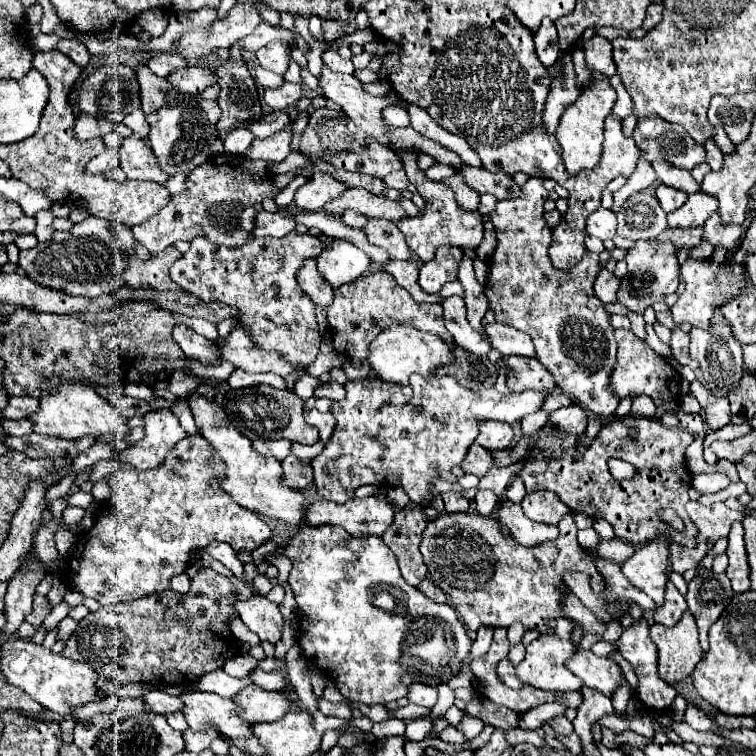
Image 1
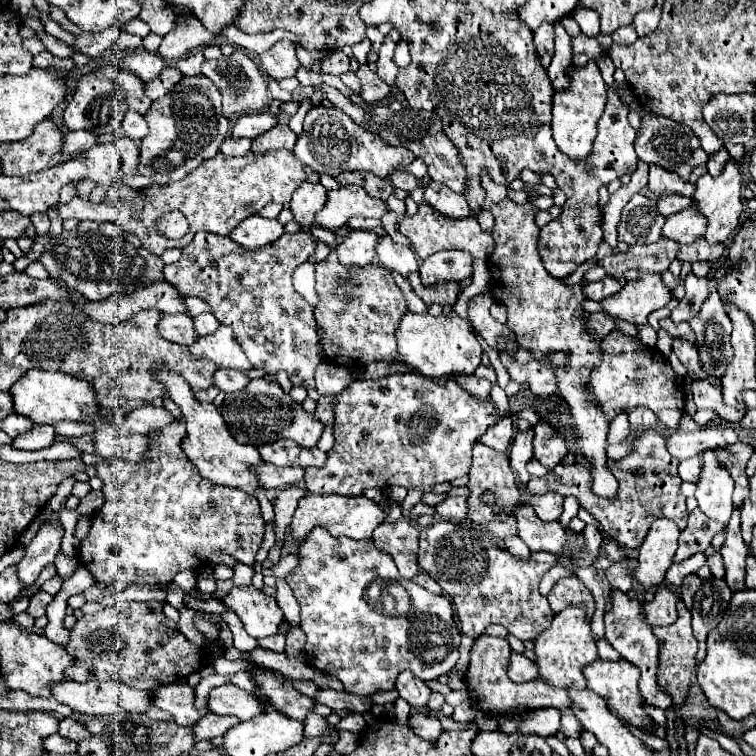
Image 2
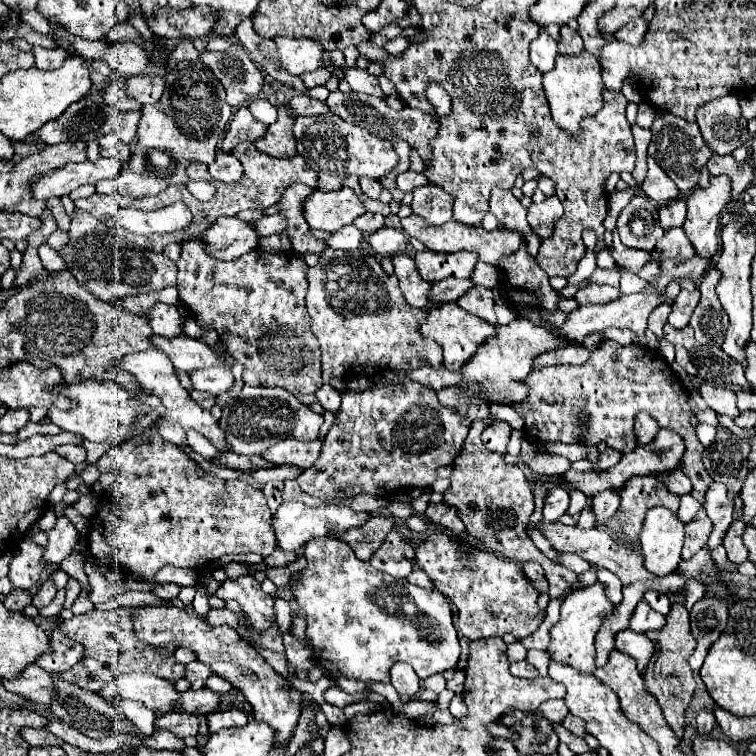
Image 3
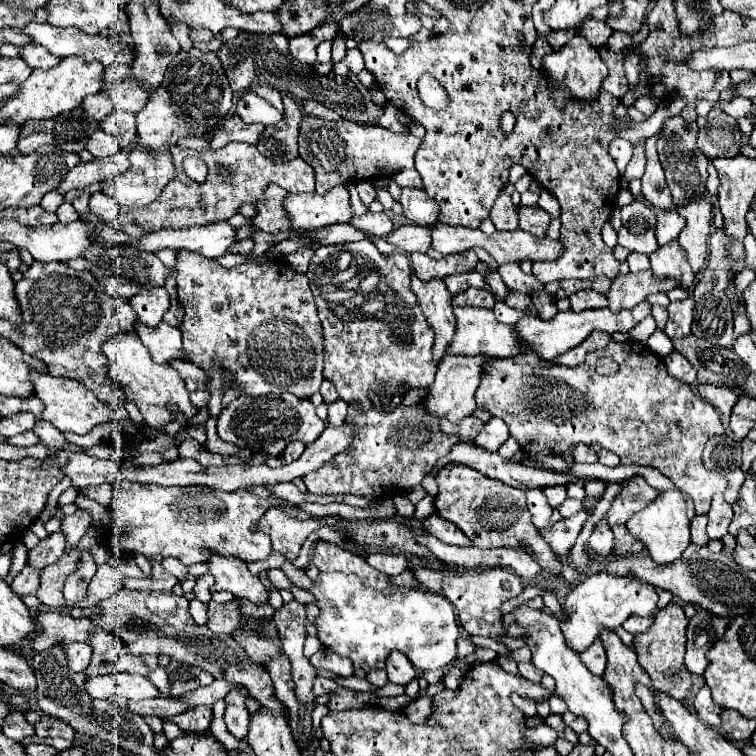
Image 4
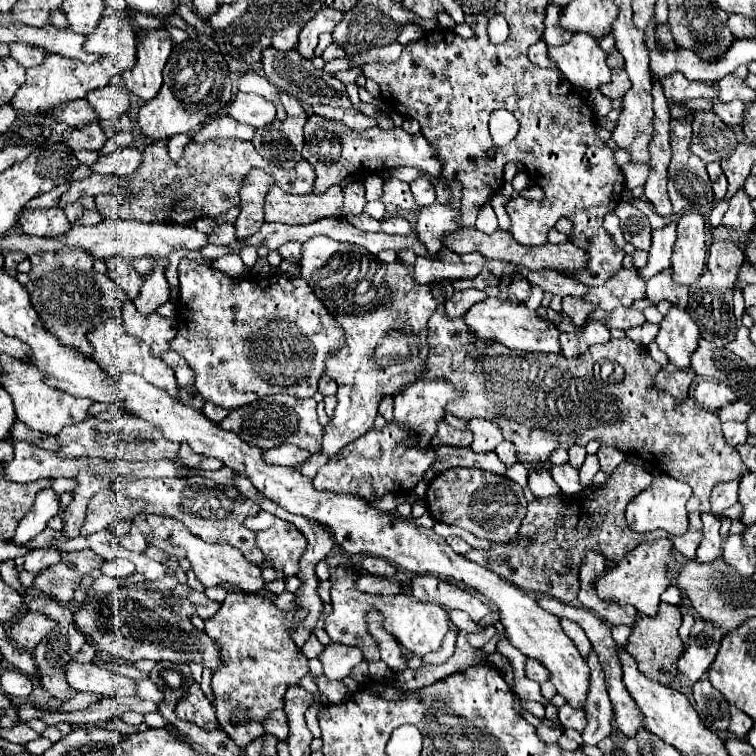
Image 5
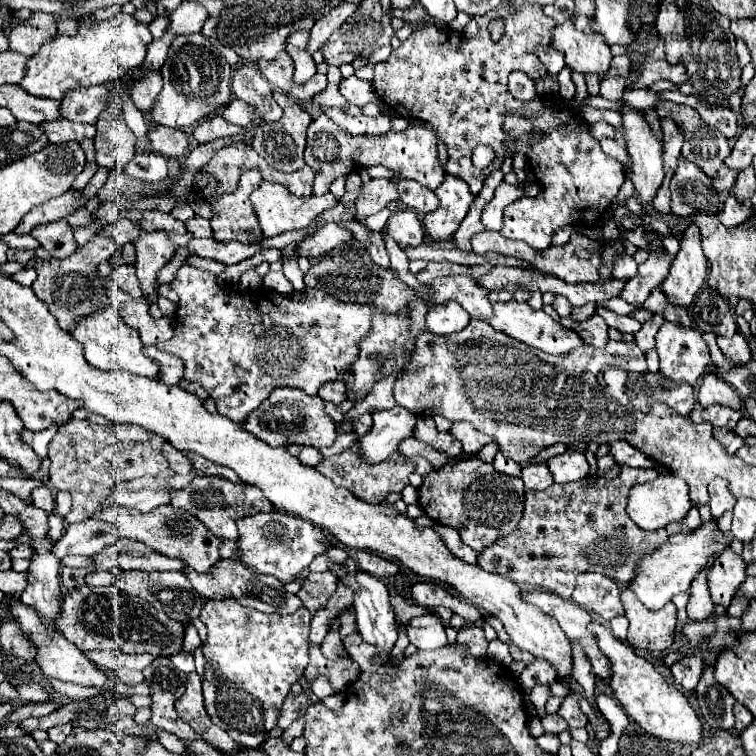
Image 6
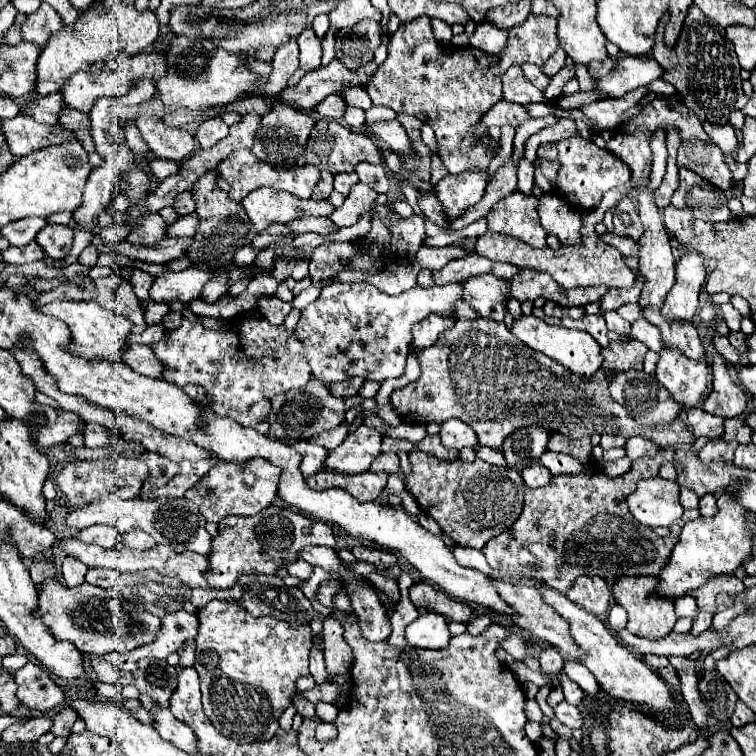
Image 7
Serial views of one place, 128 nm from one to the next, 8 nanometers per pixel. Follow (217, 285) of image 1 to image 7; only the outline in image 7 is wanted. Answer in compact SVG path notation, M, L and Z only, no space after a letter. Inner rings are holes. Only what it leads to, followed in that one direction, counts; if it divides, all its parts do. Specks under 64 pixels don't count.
M186 268L182 272L162 272L156 276L154 286L150 288L150 298L160 300L180 300L188 304L196 300L202 292L202 286L208 282L208 272L200 272L196 268ZM334 282L322 288L320 296L302 310L302 316L292 334L284 330L284 326L270 326L262 316L244 316L238 318L236 340L234 330L214 332L206 330L200 322L182 320L178 330L166 332L160 342L150 344L156 358L164 364L164 380L174 382L178 388L186 384L200 384L206 390L208 410L216 412L216 416L228 416L236 420L240 426L254 428L260 434L268 434L268 412L272 408L272 396L288 392L292 388L302 388L308 380L318 378L324 384L342 382L352 376L360 376L364 380L384 382L388 378L398 378L404 374L408 344L412 340L412 326L424 320L430 314L440 312L440 316L456 316L452 304L460 300L460 284L448 286L432 286L420 288L414 286L400 296L388 296L376 290L376 286L368 282Z

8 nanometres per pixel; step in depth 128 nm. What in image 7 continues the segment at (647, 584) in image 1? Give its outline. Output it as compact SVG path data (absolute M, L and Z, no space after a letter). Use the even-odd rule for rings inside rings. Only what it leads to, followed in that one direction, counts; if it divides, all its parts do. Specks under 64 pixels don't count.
M662 476L638 480L636 492L628 496L628 508L632 516L648 528L668 528L682 518L684 508L678 502L678 482Z

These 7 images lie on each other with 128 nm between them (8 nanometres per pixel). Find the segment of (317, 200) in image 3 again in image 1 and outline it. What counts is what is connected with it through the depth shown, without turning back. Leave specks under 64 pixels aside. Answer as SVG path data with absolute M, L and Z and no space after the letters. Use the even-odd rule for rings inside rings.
M348 188L338 198L324 204L326 214L340 216L340 212L344 210L354 210L368 218L382 218L382 220L392 220L392 222L398 222L400 218L406 216L406 212L402 210L398 202L388 200L384 196L374 196L364 188Z

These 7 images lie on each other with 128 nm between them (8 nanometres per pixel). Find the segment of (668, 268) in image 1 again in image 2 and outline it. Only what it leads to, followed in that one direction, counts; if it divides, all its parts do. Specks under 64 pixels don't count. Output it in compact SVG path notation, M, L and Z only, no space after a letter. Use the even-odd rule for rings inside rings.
M640 272L640 278L634 282L626 282L626 286L610 296L608 300L602 300L602 312L608 314L614 320L626 320L634 326L646 326L646 318L650 312L666 306L670 302L670 290L662 284L660 274L648 274L648 272Z

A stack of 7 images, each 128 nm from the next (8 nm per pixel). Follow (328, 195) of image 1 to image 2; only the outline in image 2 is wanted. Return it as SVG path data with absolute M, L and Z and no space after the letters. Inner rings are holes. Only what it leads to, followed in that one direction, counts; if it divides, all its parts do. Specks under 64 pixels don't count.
M302 184L292 194L290 210L300 228L310 234L310 228L314 224L314 214L320 208L324 208L324 204L326 204L326 188L322 184Z

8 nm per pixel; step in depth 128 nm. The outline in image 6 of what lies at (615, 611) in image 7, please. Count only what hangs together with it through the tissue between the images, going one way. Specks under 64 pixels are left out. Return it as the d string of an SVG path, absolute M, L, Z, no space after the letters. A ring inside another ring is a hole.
M620 616L616 620L610 620L610 628L612 628L612 634L618 638L618 640L626 640L626 630L628 630L628 620L626 616Z

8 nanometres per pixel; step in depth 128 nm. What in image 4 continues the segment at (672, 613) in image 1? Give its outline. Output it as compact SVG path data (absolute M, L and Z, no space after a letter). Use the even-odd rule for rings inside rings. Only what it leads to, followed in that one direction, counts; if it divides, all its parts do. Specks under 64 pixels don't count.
M630 616L630 618L622 624L622 628L628 630L628 632L632 632L632 634L640 634L640 632L646 632L646 630L650 628L650 624L652 624L652 616L650 616L650 618Z

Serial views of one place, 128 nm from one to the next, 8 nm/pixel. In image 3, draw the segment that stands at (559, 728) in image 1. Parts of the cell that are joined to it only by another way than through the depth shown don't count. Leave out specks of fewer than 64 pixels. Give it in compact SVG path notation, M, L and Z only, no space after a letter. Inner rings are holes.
M568 714L568 716L562 720L562 726L564 726L566 730L570 730L572 734L576 734L576 736L584 736L584 734L586 734L584 720L580 720L578 716L572 716L572 714Z

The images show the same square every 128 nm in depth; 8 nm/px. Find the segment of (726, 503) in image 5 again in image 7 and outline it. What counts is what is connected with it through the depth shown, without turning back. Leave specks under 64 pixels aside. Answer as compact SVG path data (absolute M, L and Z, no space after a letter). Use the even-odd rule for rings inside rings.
M706 494L700 498L700 506L698 506L700 514L702 516L711 517L718 512L717 499L714 498L714 494Z

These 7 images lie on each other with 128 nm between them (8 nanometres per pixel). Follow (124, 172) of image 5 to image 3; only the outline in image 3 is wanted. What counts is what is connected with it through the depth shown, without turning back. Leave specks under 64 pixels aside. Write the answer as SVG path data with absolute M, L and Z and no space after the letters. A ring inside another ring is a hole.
M98 158L96 162L70 162L60 170L52 170L34 182L32 190L38 200L66 196L82 184L96 184L98 180L116 178L122 172L122 162L116 158Z

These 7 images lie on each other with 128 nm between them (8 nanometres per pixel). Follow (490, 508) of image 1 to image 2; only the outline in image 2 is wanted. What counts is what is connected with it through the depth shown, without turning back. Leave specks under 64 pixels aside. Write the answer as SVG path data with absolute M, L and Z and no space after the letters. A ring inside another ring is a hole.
M508 536L506 540L504 540L504 544L506 544L506 550L512 554L512 556L516 556L516 558L522 558L522 560L528 560L530 558L530 548L518 538L518 536Z

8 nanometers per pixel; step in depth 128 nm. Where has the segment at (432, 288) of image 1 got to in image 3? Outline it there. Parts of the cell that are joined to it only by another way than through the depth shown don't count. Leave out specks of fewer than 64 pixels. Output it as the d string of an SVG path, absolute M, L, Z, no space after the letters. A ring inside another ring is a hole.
M416 252L414 256L416 268L420 276L428 282L438 282L448 276L470 278L478 256L474 252L454 252L454 254L438 254L438 252Z

